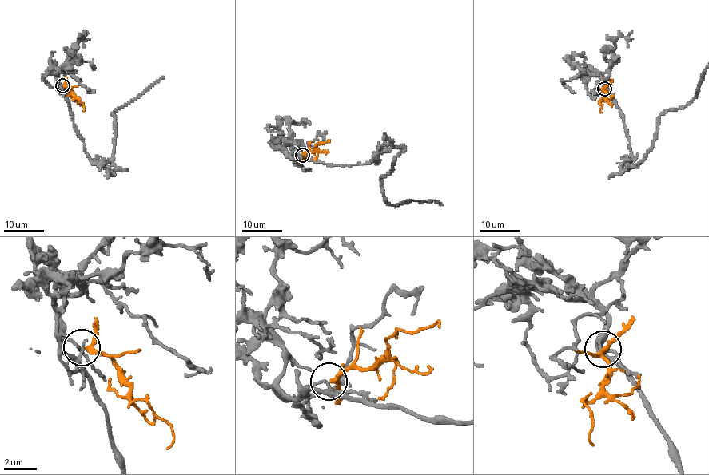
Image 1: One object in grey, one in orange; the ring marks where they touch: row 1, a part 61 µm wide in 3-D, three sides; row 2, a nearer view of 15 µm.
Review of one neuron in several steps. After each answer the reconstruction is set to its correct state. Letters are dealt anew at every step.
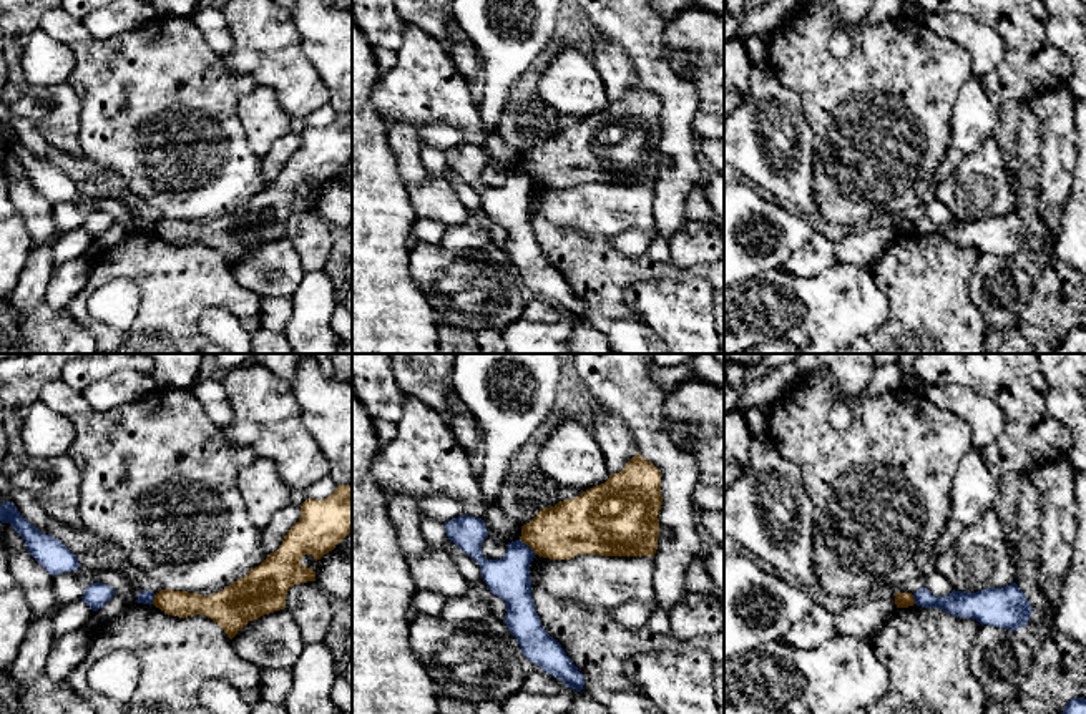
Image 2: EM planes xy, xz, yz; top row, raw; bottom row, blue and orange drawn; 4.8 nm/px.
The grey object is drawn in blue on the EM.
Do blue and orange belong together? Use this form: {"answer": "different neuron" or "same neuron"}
{"answer": "different neuron"}

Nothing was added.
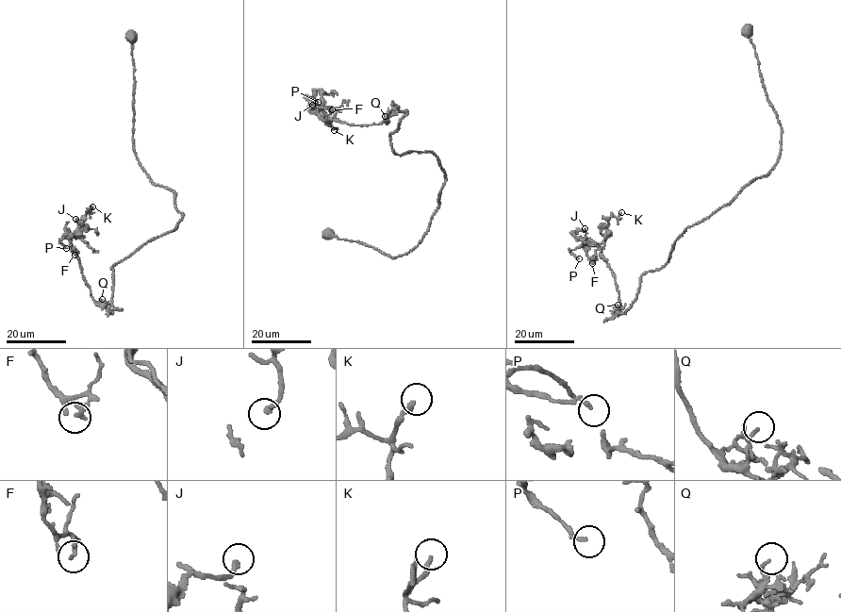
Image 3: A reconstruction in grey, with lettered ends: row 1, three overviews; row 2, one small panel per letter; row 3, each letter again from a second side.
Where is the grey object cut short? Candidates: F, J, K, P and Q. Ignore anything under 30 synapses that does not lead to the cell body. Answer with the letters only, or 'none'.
J

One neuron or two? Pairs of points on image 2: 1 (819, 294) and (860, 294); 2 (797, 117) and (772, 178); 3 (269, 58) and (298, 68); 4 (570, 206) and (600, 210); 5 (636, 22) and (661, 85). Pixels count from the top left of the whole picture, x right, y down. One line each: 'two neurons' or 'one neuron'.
1: one neuron
2: one neuron
3: one neuron
4: one neuron
5: one neuron

